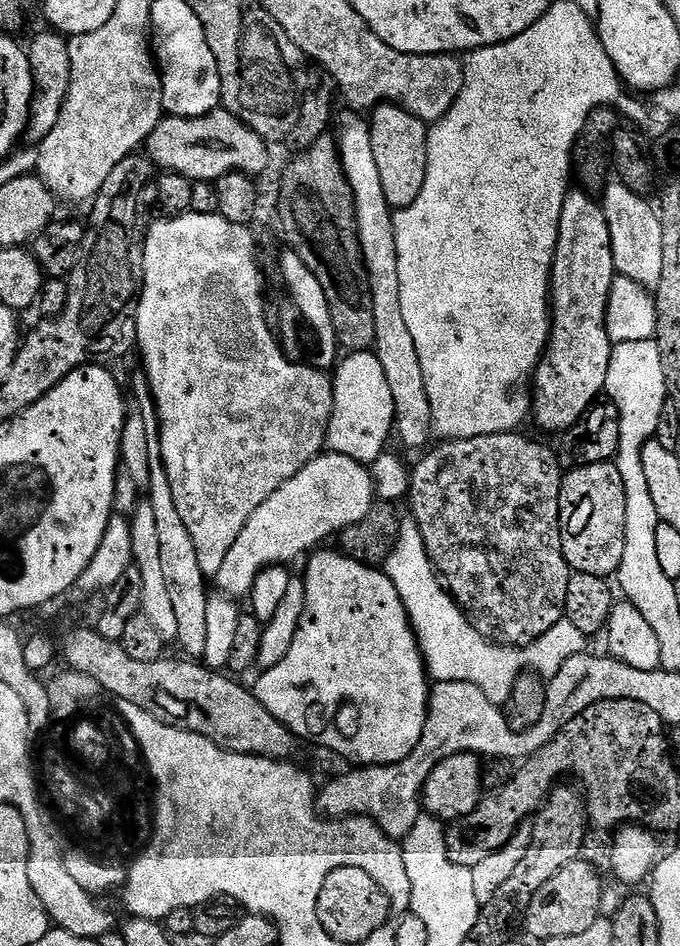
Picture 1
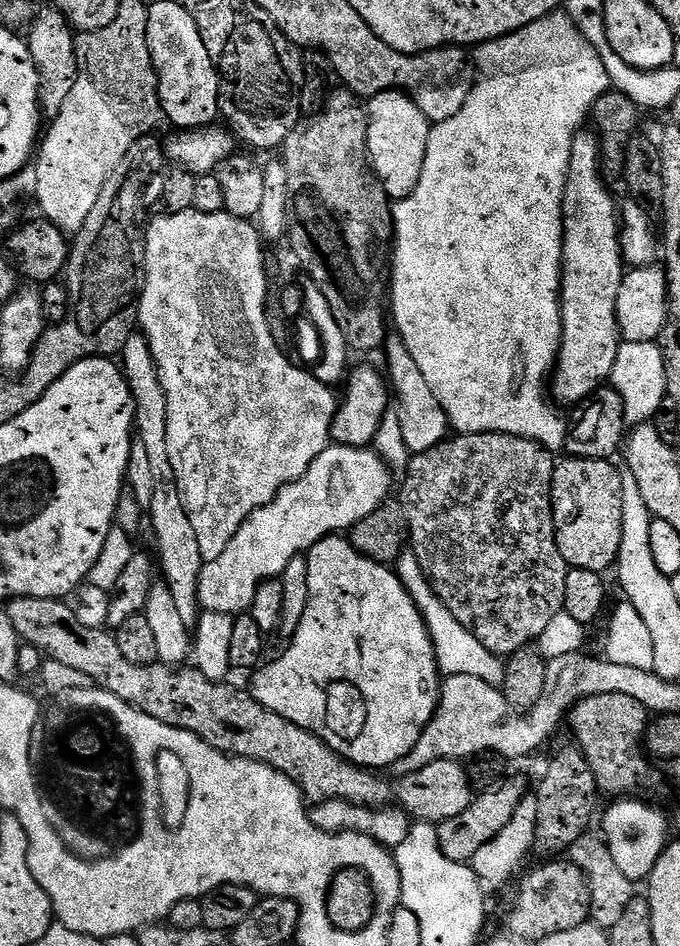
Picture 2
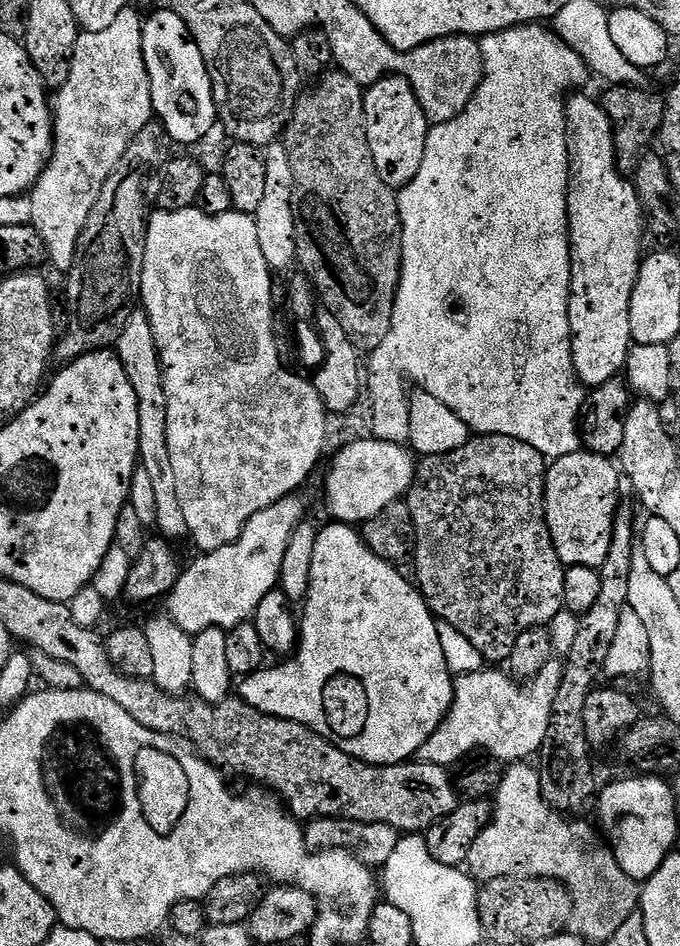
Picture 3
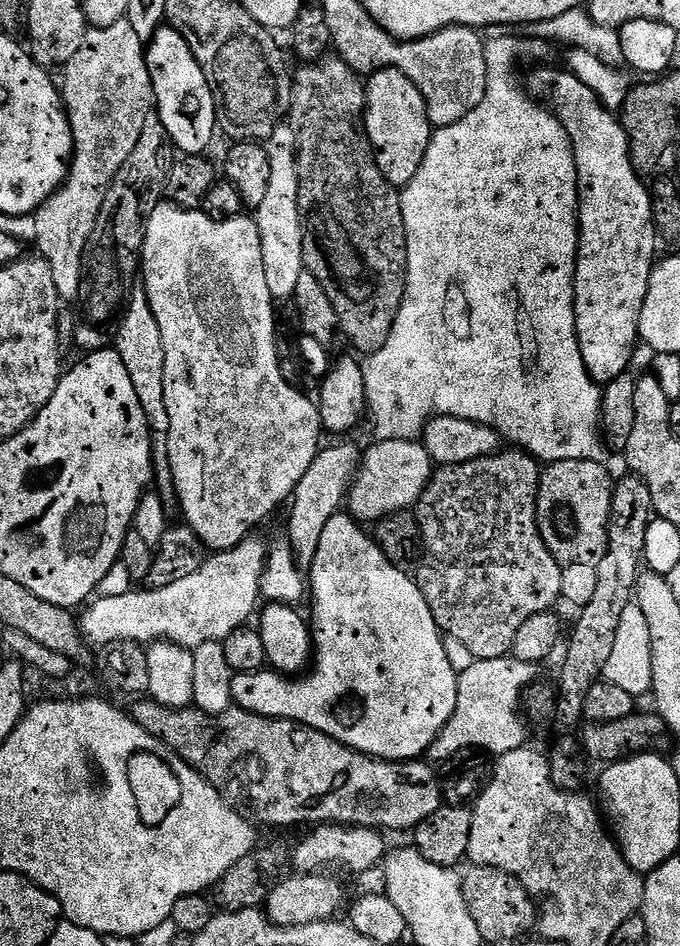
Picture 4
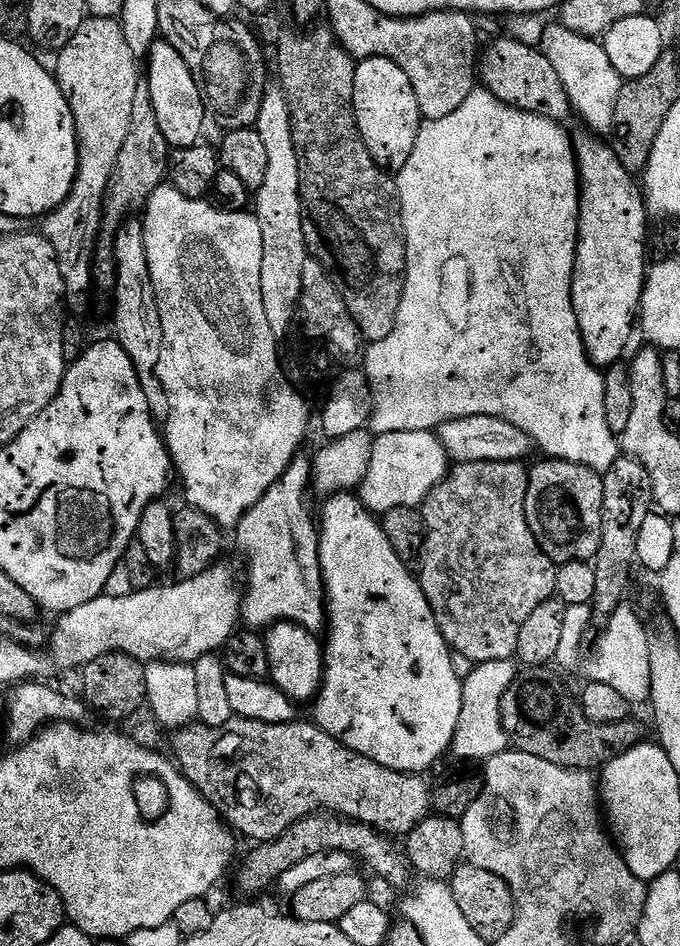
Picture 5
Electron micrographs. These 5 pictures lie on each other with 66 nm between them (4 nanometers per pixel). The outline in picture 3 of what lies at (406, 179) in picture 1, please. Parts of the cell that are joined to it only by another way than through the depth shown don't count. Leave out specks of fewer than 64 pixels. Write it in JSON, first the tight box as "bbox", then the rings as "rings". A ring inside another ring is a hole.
{"bbox":[364,76,430,190],"rings":[[[383,76],[378,82],[367,85],[364,121],[370,154],[374,154],[374,166],[378,166],[382,182],[397,190],[406,187],[418,174],[418,170],[422,170],[430,127],[428,113],[414,94],[410,82],[400,76]]]}

